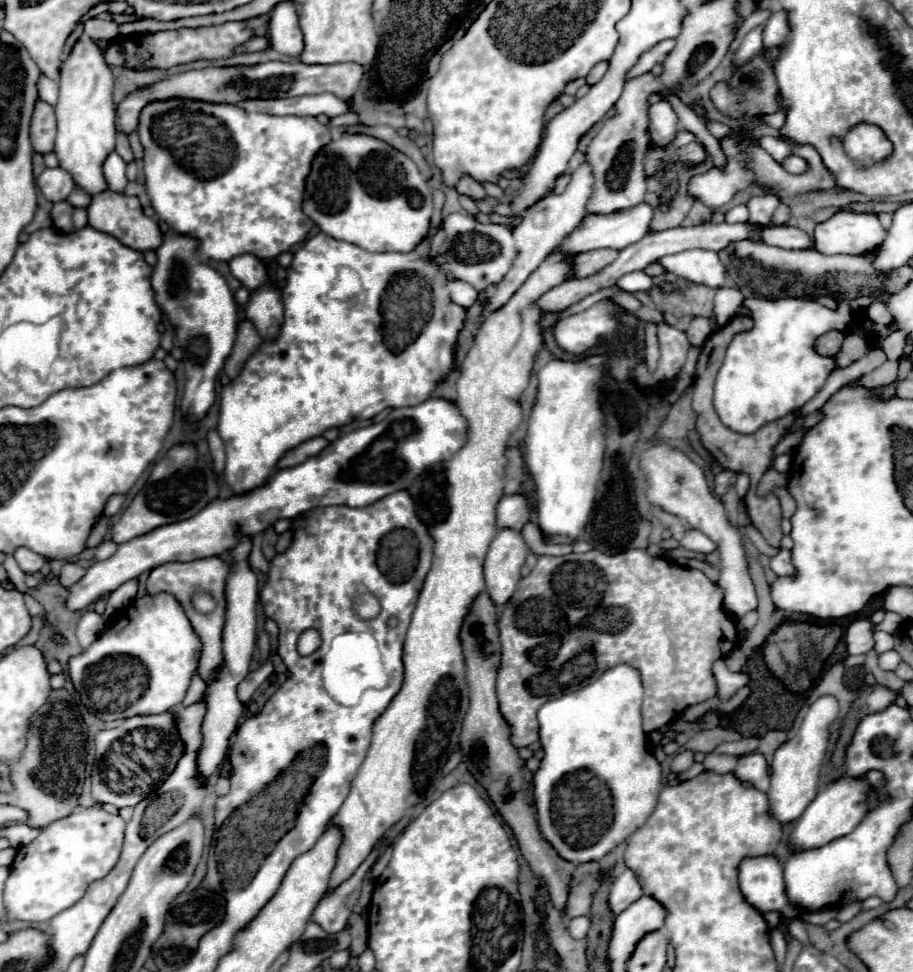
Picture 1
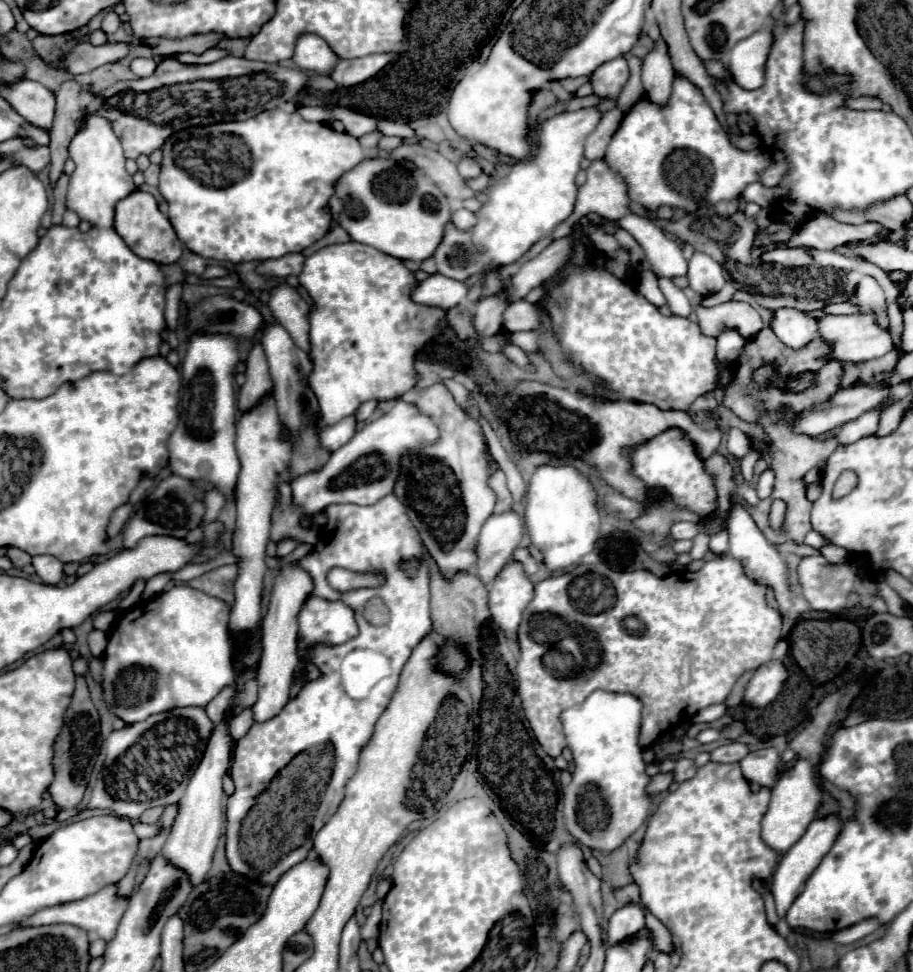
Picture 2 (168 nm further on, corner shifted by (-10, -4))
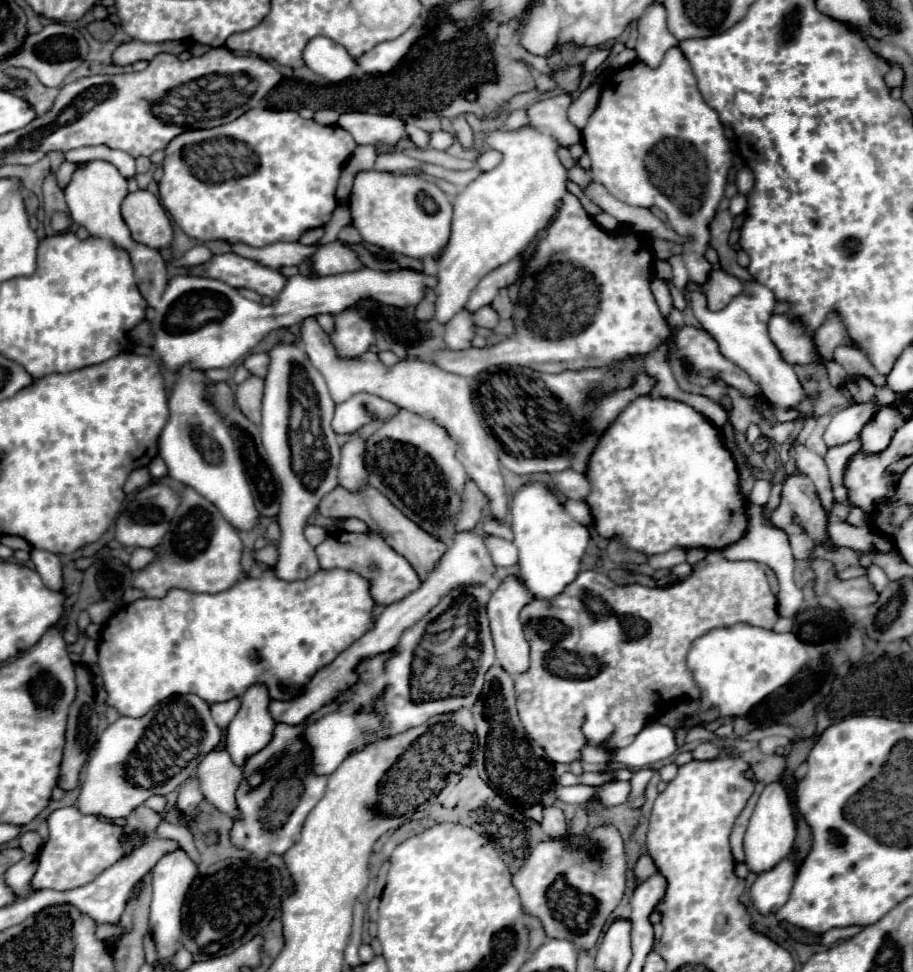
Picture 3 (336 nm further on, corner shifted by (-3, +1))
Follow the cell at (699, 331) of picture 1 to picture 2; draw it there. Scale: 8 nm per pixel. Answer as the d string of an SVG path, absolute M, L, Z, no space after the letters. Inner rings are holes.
M726 302L712 308L696 308L698 326L704 336L718 336L722 330L734 328L744 338L752 338L764 328L758 312L744 302Z

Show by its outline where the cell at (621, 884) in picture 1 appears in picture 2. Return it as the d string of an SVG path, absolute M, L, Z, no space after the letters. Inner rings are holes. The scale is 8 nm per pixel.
M626 904L620 910L616 910L608 922L608 944L622 942L630 936L634 936L638 930L644 928L644 916L646 908L640 904Z

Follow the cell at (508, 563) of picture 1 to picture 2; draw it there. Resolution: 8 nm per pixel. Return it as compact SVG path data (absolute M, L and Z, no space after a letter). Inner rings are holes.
M510 560L494 578L490 588L490 612L494 622L506 630L506 634L516 634L522 618L522 610L534 598L534 584L524 572L518 560Z

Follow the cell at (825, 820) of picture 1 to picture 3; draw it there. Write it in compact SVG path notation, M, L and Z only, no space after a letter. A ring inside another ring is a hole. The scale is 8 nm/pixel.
M789 855L787 861L783 861L783 865L777 865L775 869L771 869L771 873L763 873L763 877L757 877L749 889L753 907L761 915L777 913L789 897L795 873L797 873L795 859L793 855Z

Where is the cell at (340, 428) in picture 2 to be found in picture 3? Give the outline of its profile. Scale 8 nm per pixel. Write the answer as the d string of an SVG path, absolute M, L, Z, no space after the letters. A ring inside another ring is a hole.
M357 393L351 399L337 405L333 417L333 429L335 433L355 433L369 421L375 419L387 421L397 413L399 407L395 403L389 403L371 393Z

